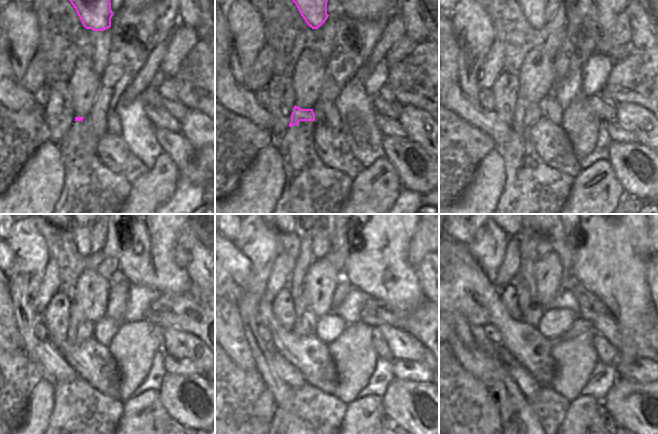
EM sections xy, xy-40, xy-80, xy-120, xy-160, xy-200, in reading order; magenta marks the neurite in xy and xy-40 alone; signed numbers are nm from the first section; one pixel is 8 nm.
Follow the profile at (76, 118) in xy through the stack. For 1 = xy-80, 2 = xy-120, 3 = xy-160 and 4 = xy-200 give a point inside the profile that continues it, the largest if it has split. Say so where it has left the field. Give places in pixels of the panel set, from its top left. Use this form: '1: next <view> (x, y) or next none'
1: next xy-80 (525, 110)
2: next xy-120 (80, 329)
3: next xy-160 (305, 324)
4: next xy-200 (531, 312)

